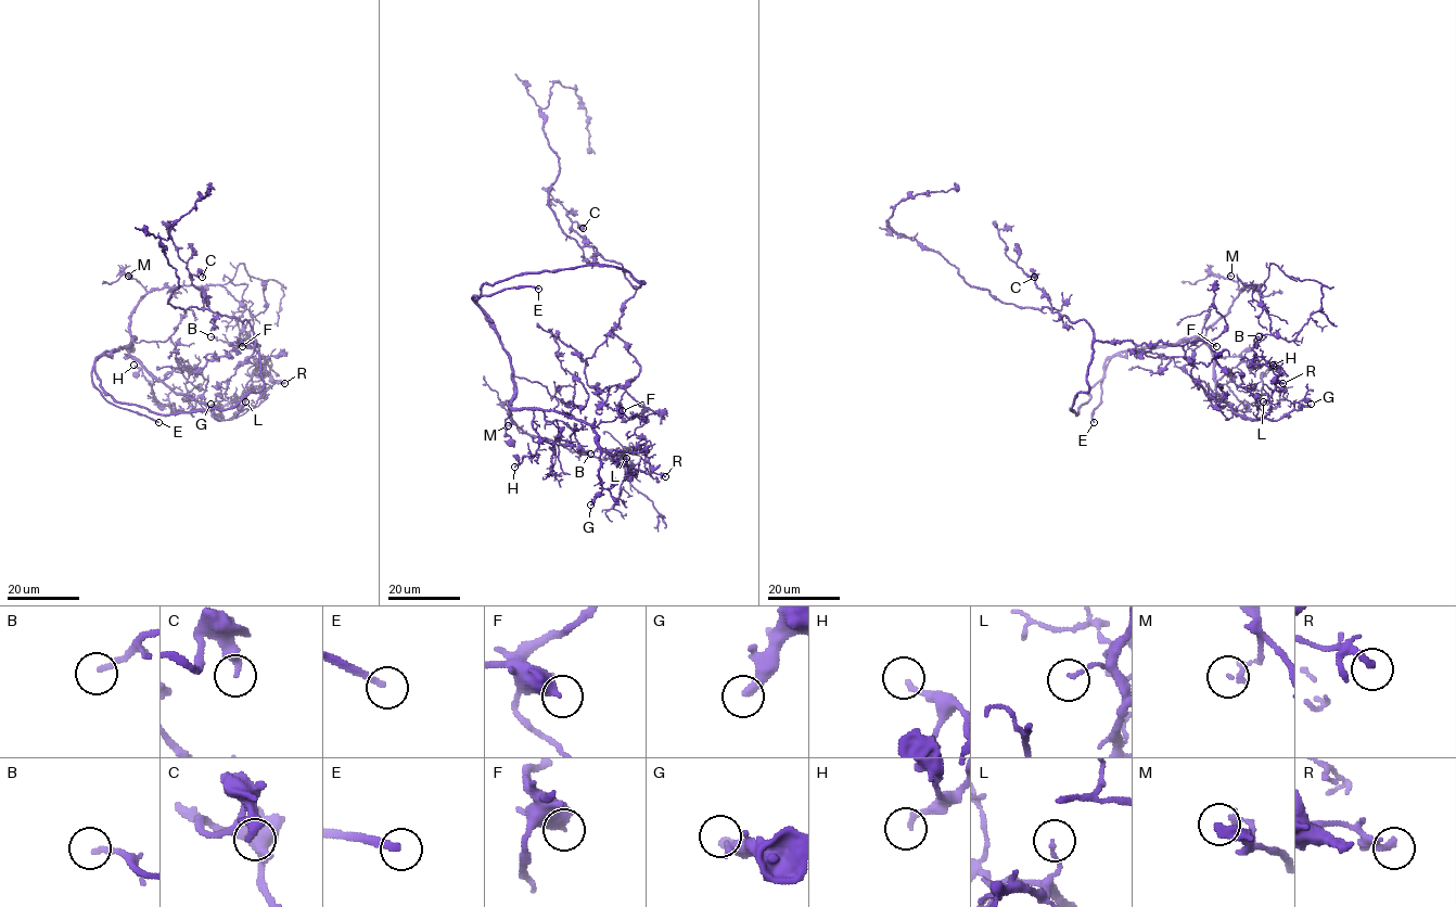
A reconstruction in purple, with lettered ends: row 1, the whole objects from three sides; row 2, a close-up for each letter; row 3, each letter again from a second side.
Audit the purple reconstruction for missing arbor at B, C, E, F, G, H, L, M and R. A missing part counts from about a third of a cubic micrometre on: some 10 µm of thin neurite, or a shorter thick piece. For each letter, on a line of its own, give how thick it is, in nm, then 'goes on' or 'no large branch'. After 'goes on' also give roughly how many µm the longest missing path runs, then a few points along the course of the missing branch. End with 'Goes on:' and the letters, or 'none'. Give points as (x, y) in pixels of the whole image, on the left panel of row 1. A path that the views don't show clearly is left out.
B: 200 nm | no large branch
C: 380 nm | no large branch
E: 240 nm | goes on | 35 µm
F: 440 nm | no large branch
G: 360 nm | goes on | 35 µm
H: 200 nm | goes on | 30 µm
L: 120 nm | no large branch
M: 160 nm | no large branch
R: 240 nm | no large branch
Goes on: E, G, H

